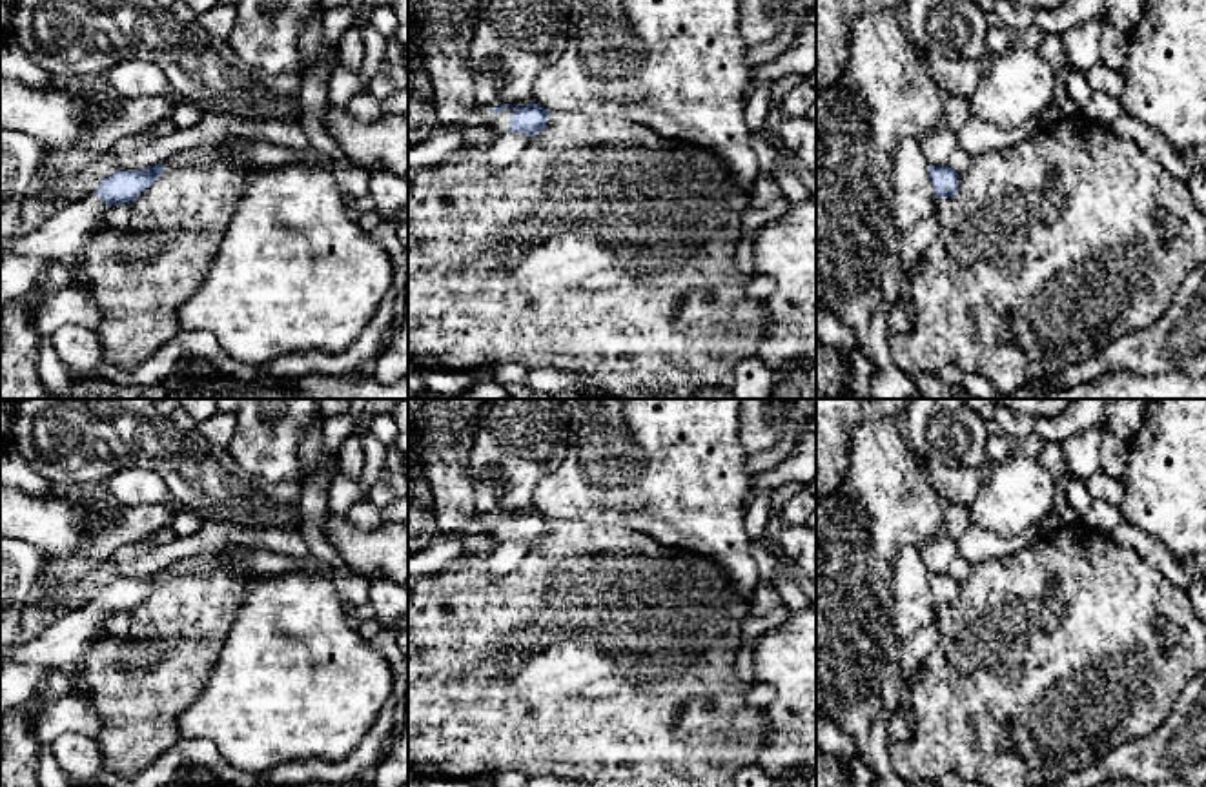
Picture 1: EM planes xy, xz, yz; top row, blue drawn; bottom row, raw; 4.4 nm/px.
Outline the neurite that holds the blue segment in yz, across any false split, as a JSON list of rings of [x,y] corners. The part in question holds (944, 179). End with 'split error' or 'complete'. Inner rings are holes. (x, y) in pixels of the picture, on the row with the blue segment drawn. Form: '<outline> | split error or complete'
[[[947,164],[929,166],[927,173],[936,199],[953,197],[958,191],[960,175]]] | complete

